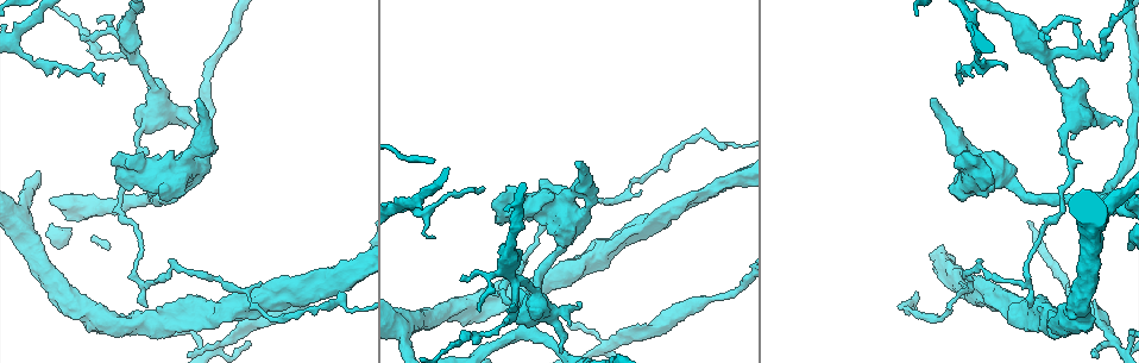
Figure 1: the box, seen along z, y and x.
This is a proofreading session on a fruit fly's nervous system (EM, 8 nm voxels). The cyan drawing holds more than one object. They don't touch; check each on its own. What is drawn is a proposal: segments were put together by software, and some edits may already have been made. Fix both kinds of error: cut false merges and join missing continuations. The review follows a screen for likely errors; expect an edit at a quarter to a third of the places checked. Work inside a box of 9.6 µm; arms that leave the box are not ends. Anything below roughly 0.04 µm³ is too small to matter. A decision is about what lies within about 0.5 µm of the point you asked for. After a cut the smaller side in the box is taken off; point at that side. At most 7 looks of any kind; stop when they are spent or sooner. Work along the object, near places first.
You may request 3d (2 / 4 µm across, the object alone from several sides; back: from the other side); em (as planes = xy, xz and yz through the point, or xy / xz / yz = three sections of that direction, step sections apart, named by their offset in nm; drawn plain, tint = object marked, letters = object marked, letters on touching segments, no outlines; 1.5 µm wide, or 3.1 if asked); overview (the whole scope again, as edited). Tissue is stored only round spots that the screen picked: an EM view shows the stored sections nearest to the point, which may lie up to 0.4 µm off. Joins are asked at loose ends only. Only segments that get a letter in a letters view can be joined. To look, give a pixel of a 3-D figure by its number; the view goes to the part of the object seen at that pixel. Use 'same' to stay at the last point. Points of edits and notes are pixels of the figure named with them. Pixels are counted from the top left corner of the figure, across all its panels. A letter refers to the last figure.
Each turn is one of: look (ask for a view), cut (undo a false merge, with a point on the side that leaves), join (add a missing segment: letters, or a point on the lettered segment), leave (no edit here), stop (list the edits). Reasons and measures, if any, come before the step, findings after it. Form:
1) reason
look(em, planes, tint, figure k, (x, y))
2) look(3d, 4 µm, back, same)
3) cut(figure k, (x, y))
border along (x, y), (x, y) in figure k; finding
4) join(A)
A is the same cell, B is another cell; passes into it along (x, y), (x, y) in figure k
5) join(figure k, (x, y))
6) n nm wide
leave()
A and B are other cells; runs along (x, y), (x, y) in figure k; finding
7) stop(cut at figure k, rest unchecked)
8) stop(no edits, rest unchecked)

free end
look(3d, 2 µm, figure 1, (576, 162))

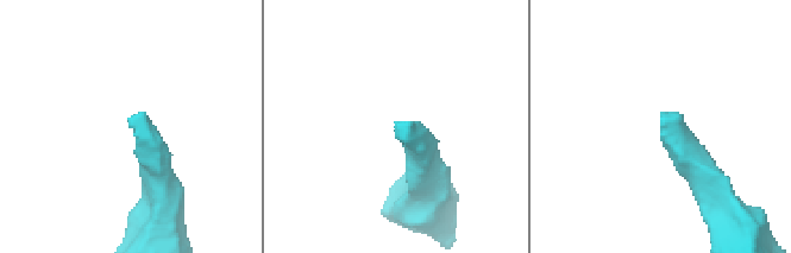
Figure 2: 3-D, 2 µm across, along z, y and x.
now the EM
look(em, planes, letters, figure 2, (398, 125))

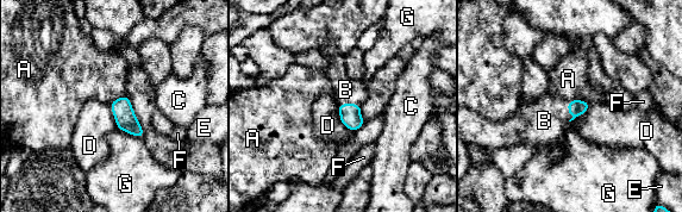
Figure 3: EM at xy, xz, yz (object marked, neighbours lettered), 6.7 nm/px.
join(B)
B is the same cell, A, C, D, E, F and G are other cells; the neuron continues

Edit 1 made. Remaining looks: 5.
redraw
look(overview)

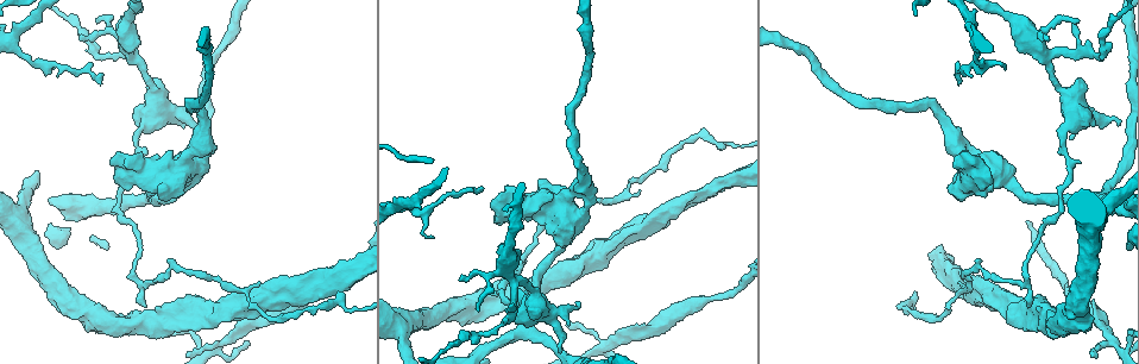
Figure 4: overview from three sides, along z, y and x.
sharp bend
look(em, xz, step 8, tint, figure 4, (1062, 202))

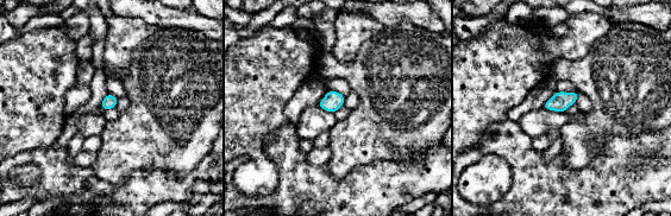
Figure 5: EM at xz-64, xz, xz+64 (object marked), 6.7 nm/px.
look(em, planes, letters, same)

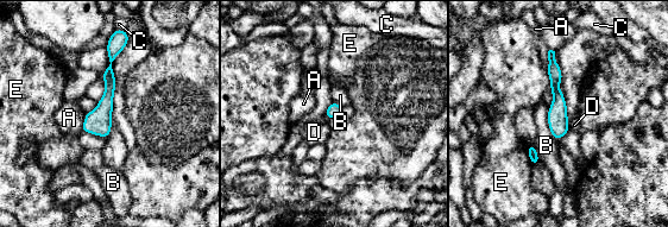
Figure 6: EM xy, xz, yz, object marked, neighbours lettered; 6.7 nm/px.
leave()
A, B, C, D and E are other cells; border along (548, 107), (548, 127), (555, 140) in figure 6; one neuron here

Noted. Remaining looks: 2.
arms part here
look(3d, 2 µm, figure 4, (1050, 59))

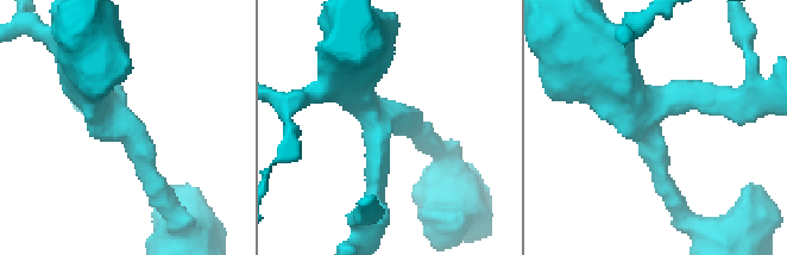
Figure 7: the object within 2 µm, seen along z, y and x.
3 arms; arms of 190, 200, 440 nm; now the EM
look(em, planes, letters, figure 7, (647, 119))

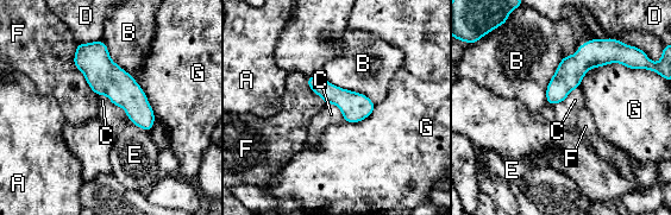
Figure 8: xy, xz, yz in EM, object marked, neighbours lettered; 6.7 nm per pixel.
190 nm wide
leave()
A, B, C, D, E, F and G are other cells; runs along (79, 46), (135, 102), (148, 127) in figure 8; continuous, no second neuron

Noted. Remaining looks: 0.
stop(join at figure 3, rest unchecked)

